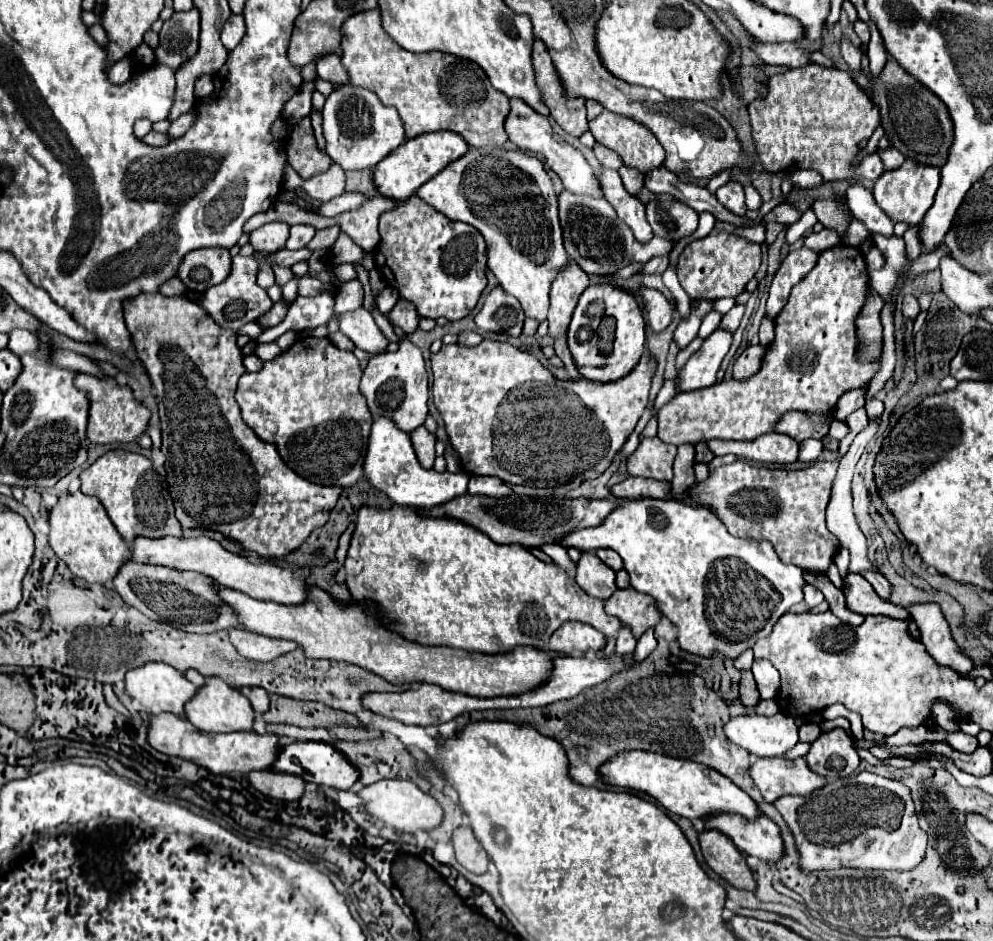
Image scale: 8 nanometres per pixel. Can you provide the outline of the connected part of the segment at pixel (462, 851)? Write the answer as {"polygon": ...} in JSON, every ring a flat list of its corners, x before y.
{"polygon":[[460,826,452,832,452,844,456,850,456,860,474,874,484,874,488,868,488,856,484,848,474,838,468,826]]}

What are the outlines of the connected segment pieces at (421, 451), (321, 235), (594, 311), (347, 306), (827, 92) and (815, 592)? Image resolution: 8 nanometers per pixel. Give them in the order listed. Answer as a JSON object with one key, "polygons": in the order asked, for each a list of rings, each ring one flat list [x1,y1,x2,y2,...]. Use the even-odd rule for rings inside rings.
{"polygons":[[[424,426,416,428,410,432,410,440,412,440,412,446,416,450,416,456,418,456,418,462,424,466,424,468,432,468,434,464,434,442,436,442,436,436,430,434]],[[333,226,324,230,317,230,314,238,307,244,307,248,311,251,320,250,322,248,331,248,340,235,340,228]],[[612,284,588,286,572,314,568,328,568,348,580,376,596,382,614,382,626,376,644,354,644,318,632,292]],[[352,280,340,286,336,294,336,312,348,312,356,310,364,304,364,286,360,280]],[[808,64,804,68,794,68,778,78,768,80,768,94,766,98,750,102,750,126,752,126,752,140,756,146,758,160,762,162,766,172,788,172,790,168,806,168,816,170,824,182,862,182,862,180,878,180,884,172,884,164,878,152,864,156,856,162,860,154,860,142,872,136,874,128,880,124,880,114,876,104,856,86,852,76,838,68,826,68,820,64]],[[806,584,806,586,804,586,804,602,806,602,808,608,814,608,814,606,818,606,820,602,824,602,824,594,822,594,818,588]]]}

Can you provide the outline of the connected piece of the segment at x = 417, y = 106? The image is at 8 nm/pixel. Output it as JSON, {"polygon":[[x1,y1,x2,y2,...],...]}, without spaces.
{"polygon":[[378,8,350,16,340,32,340,60,350,82,374,92,382,104,394,106,404,122,406,138,434,130,452,130,464,136,472,148,502,146,508,140,504,120,510,98,492,88,486,72,476,62,444,52,414,54,404,50,384,32]]}

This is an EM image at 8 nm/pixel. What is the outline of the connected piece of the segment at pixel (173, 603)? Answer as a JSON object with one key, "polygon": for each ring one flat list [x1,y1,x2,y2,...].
{"polygon":[[126,562,120,566,118,574,112,578,114,590,122,596,122,600,134,608,138,608,142,614,156,622,172,624,186,632,218,632,238,626,238,620,230,606,226,606,212,588,212,580,198,572,184,572,184,570,172,570,166,566,152,566,152,564,136,564]]}

